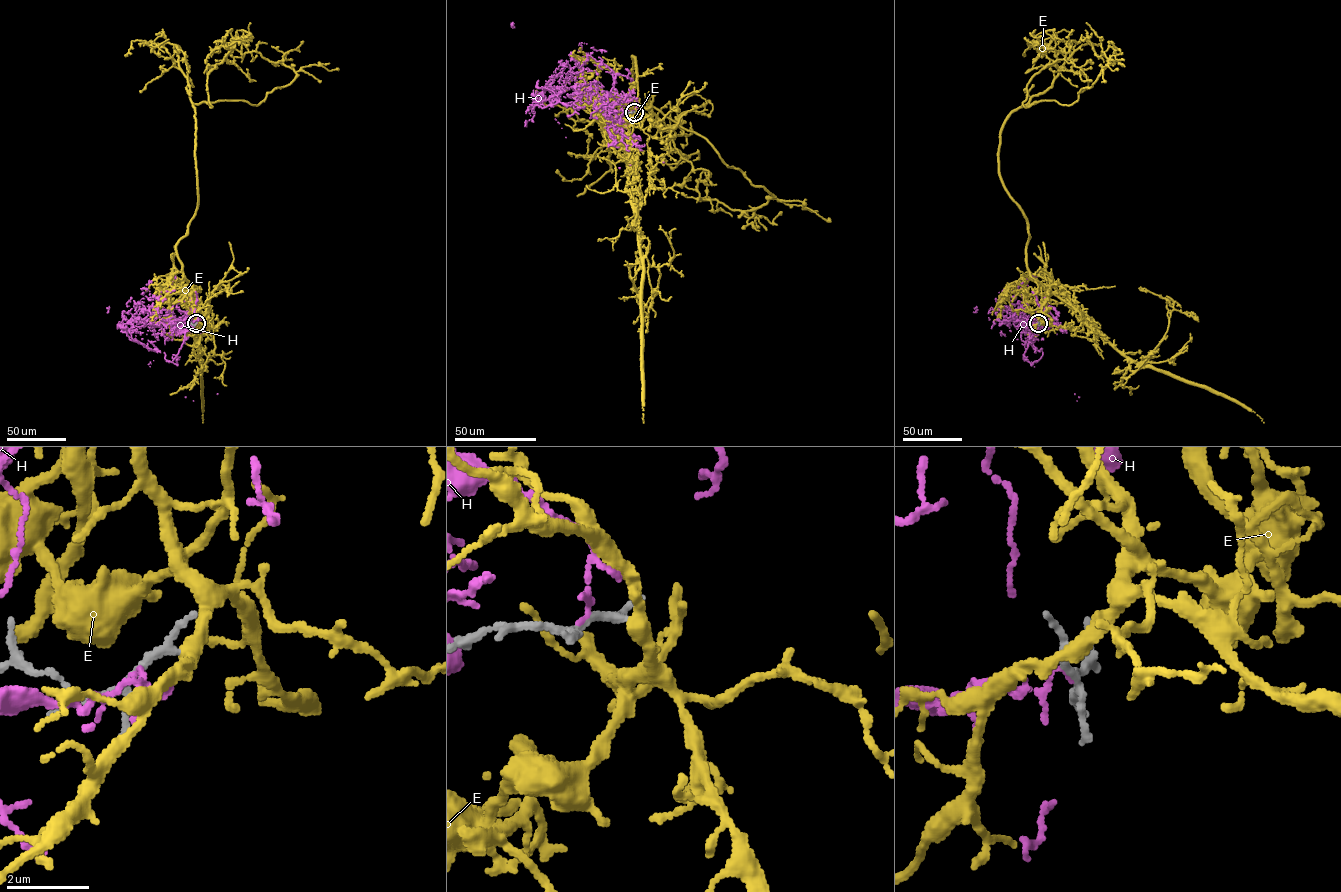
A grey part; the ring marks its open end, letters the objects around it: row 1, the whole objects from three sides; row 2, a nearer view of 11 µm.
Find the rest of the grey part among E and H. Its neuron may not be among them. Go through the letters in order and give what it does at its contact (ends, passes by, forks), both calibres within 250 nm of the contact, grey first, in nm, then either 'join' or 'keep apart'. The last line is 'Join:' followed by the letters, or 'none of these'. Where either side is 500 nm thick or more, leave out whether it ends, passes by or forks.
E: it passes by; 180 nm thick on the grey side, 360 nm on the other; join
H: it passes by; 180 nm thick on the grey side, 70 nm on the other; keep apart
Join: E

